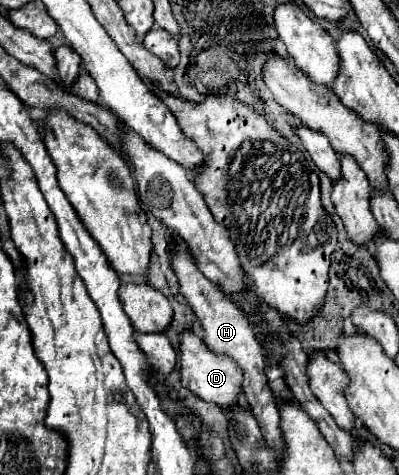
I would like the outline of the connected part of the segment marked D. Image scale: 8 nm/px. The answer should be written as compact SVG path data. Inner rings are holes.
M182 332L180 336L180 374L182 374L182 386L186 386L190 392L194 392L198 398L218 404L220 408L234 408L238 406L238 396L242 394L242 374L236 362L232 358L214 354L194 332Z

